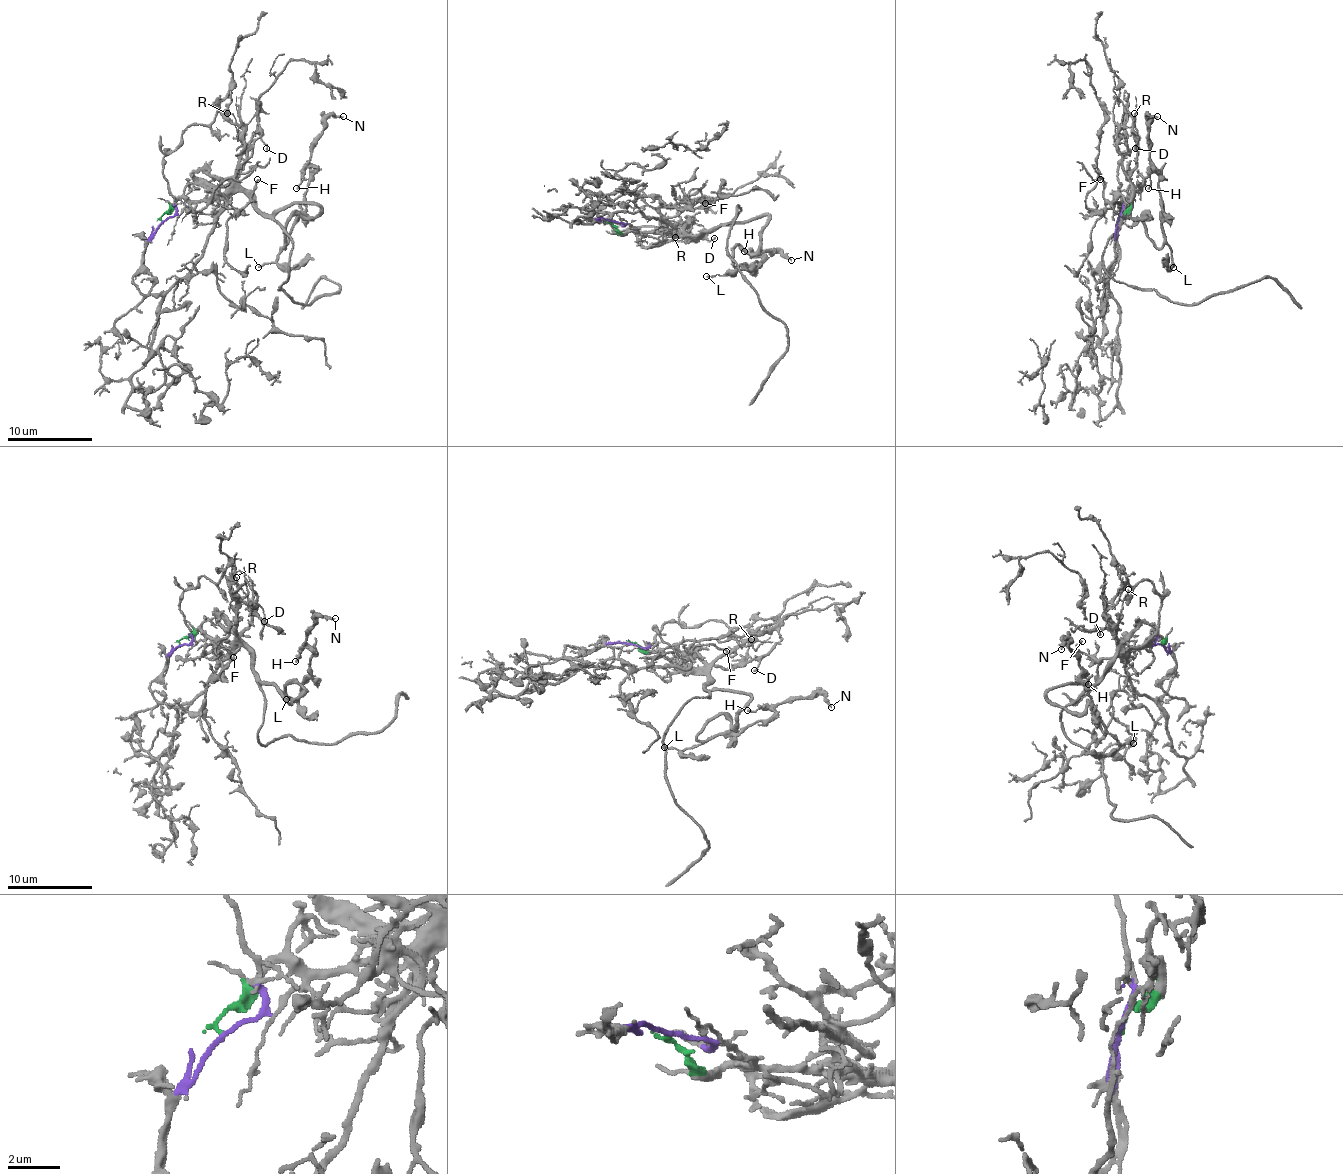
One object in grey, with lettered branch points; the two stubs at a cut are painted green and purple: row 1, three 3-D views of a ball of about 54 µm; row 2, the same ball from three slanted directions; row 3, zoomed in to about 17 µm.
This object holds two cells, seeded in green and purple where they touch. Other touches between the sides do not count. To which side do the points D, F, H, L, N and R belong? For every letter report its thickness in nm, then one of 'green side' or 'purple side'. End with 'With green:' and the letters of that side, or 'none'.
D: calibre 130 nm; green side
F: calibre 140 nm; purple side
H: calibre 150 nm; green side
L: calibre 170 nm; green side
N: calibre 170 nm; green side
R: calibre 70 nm; green side
With green: D, H, L, N, R

